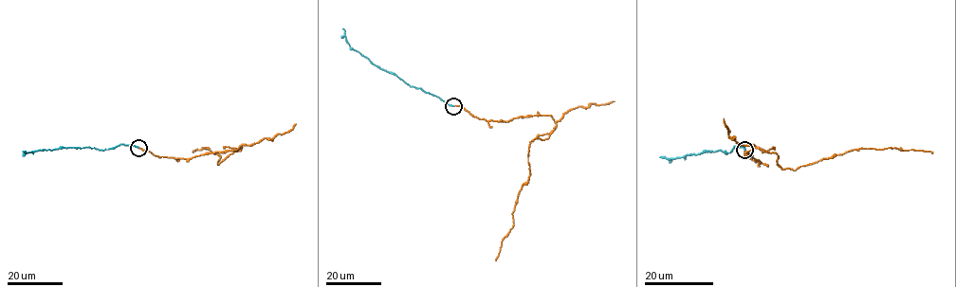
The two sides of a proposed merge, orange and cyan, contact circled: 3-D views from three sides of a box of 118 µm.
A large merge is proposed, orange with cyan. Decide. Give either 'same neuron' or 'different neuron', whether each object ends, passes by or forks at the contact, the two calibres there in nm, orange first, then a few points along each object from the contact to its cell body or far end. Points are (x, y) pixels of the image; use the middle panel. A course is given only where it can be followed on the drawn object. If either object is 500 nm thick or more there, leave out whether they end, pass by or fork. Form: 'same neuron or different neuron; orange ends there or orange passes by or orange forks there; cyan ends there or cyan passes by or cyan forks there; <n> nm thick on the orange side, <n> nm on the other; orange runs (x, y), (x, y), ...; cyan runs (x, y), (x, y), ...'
same neuron; orange ends there; cyan ends there; 190 nm thick on the orange side, 240 nm on the other; orange runs (453, 106), (487, 120), (546, 115), (556, 123), (549, 137), (530, 142), (529, 180), (495, 260); cyan runs (453, 106), (378, 67), (350, 46), (342, 28)

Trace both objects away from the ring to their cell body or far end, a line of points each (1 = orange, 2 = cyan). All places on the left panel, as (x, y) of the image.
1: (138, 147), (159, 156), (192, 158), (241, 148), (218, 165), (220, 155), (205, 149), (208, 148), (193, 152)
2: (138, 147), (122, 144), (103, 150), (89, 147), (23, 151)

